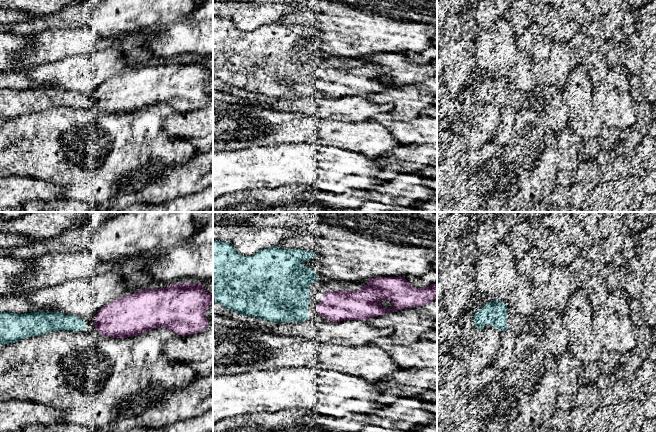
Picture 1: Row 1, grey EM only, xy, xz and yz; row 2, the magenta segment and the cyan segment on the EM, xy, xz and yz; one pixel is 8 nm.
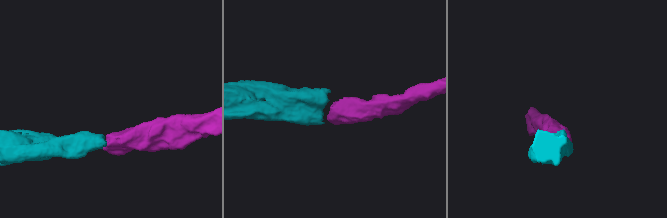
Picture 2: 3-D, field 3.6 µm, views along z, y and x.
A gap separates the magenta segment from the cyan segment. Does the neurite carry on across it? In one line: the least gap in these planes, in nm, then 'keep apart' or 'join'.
gap 70 nm; join

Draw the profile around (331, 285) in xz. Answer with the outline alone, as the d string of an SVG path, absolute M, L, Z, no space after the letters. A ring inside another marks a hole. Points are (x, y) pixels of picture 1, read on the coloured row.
M330 280L326 283L326 290L330 291L357 291L360 290L364 285L368 284L368 280L362 283L347 283L344 281L333 281Z

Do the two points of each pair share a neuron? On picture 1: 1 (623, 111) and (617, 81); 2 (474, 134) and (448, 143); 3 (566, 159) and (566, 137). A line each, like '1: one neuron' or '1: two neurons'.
1: one neuron
2: one neuron
3: one neuron

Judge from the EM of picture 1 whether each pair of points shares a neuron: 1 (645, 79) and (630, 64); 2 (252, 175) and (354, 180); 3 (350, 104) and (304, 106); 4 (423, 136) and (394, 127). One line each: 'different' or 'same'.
1: different
2: same
3: same
4: same

